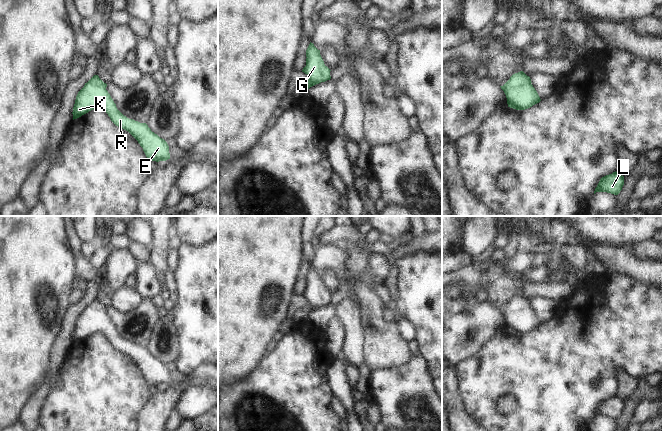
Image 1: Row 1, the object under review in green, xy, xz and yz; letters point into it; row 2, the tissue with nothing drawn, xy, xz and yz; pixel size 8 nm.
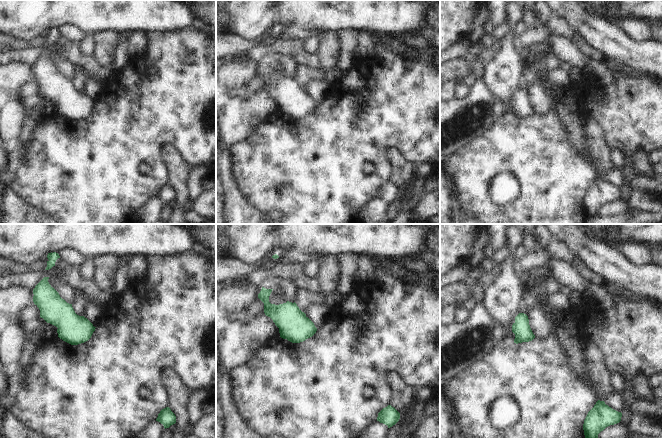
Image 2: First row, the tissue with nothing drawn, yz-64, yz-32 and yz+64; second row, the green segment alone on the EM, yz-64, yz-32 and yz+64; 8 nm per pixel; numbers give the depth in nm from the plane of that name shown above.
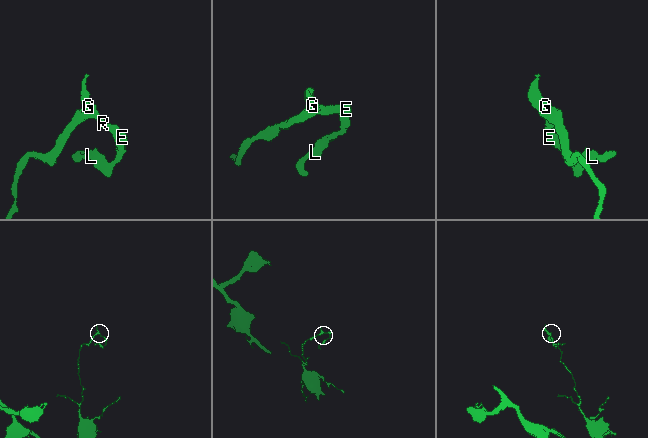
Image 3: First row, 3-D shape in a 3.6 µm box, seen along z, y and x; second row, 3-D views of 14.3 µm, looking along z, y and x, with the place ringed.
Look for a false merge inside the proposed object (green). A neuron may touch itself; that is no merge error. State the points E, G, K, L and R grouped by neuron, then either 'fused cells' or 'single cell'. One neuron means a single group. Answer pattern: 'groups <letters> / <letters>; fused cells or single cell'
groups E G K L R; single cell

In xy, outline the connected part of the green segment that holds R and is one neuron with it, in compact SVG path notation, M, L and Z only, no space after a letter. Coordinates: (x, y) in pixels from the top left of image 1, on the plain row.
M94 299L78 316L73 331L73 344L94 333L103 333L111 345L121 353L128 355L143 372L149 385L170 383L167 366L151 355L146 347L140 347L124 340L116 331L106 314L107 308L98 299Z

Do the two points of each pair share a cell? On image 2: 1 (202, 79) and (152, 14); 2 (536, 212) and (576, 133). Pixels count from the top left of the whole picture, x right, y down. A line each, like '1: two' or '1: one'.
1: two
2: two

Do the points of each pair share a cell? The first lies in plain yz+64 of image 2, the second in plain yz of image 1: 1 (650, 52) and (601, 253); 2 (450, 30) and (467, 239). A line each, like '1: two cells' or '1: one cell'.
1: one cell
2: two cells

